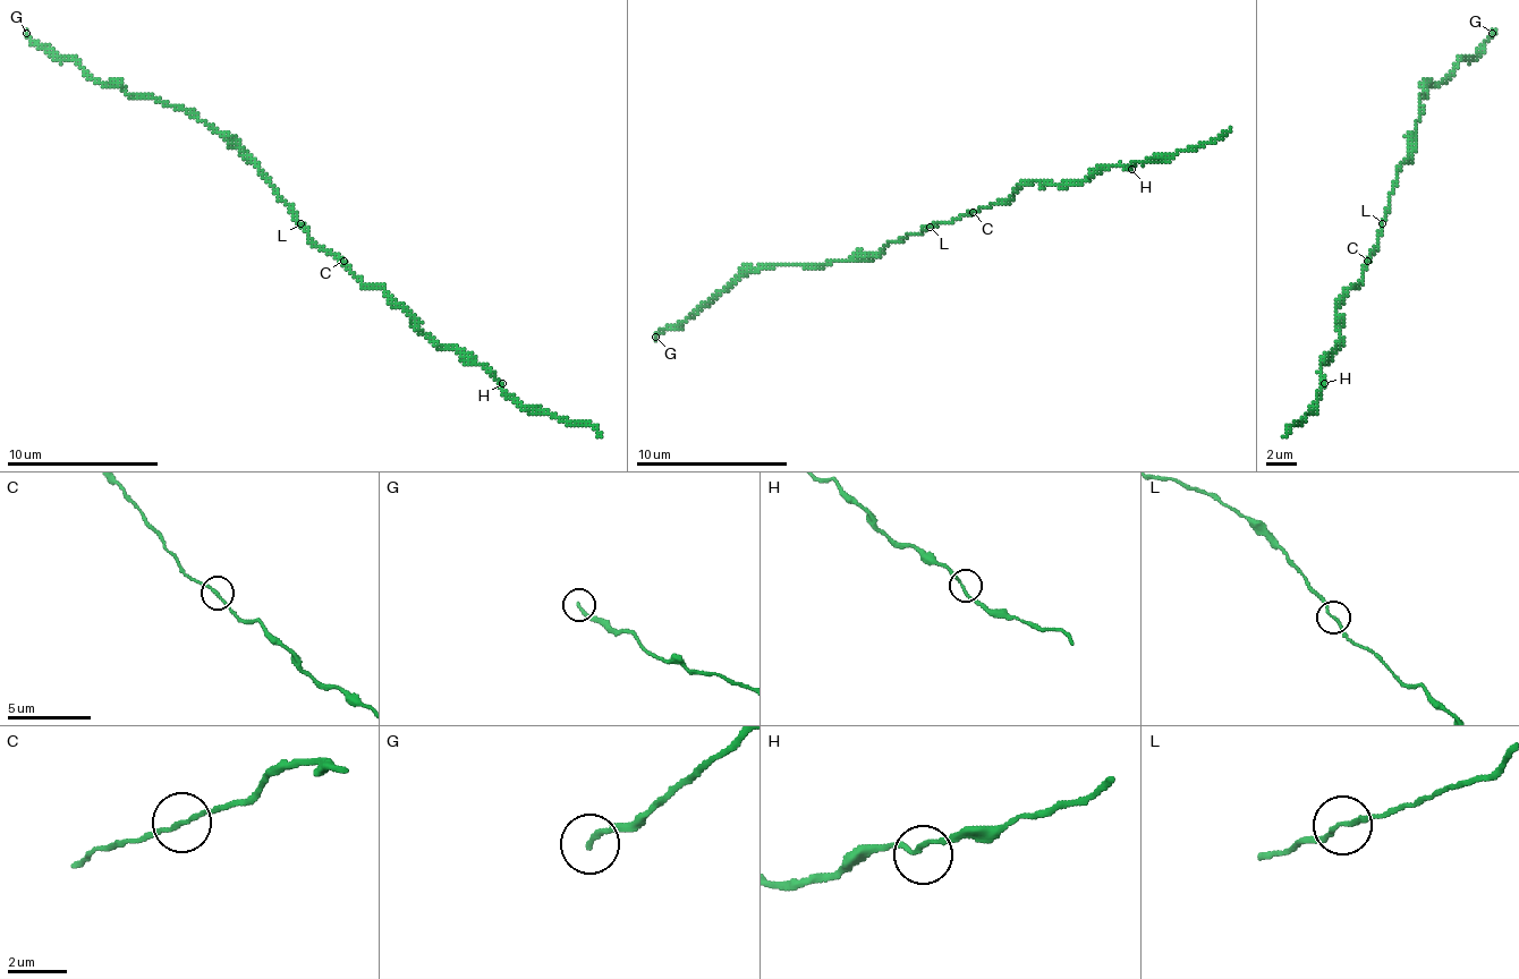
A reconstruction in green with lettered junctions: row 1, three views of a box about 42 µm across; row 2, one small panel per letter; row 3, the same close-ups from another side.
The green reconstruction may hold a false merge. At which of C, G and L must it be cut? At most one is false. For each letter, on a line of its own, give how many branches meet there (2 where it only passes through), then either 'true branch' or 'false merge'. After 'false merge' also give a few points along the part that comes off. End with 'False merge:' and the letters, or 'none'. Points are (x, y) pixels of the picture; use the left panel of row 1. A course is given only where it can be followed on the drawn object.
C: 2 | false merge | (342, 262), (438, 341), (468, 352), (522, 402), (570, 422), (586, 422), (601, 436)
G: 1 | true branch
L: 2 | true branch
False merge: C

